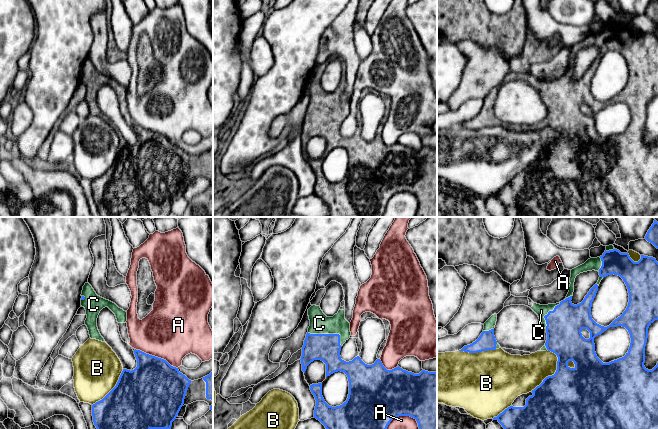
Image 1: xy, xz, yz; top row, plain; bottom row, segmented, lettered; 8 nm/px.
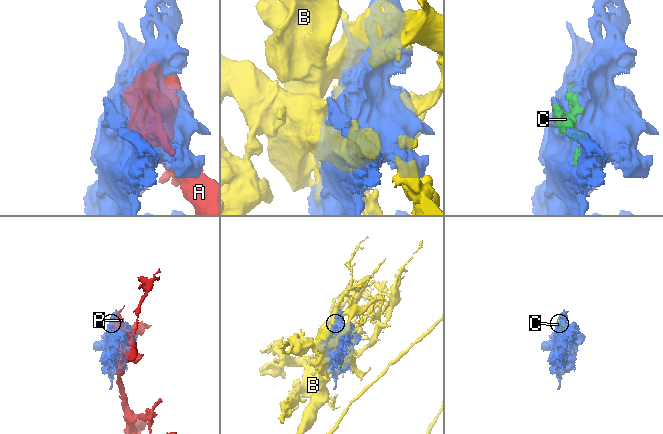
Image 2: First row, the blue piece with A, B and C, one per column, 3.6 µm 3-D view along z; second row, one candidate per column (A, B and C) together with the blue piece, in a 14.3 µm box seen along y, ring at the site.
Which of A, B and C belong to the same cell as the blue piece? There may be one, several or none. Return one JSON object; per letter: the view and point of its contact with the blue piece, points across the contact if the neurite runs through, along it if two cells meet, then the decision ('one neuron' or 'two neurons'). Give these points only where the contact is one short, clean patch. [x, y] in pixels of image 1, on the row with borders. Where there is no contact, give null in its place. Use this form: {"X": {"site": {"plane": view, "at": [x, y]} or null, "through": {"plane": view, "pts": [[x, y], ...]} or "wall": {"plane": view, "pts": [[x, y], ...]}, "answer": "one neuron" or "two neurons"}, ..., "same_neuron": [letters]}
{"A": {"site": {"plane": "xy", "at": [156, 357]}, "answer": "two neurons"}, "B": {"site": {"plane": "yz", "at": [554, 374]}, "answer": "two neurons"}, "C": {"site": {"plane": "xz", "at": [329, 334]}, "answer": "one neuron"}, "same_neuron": ["C"]}

